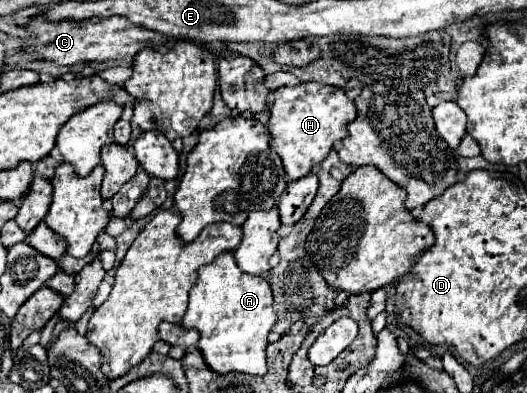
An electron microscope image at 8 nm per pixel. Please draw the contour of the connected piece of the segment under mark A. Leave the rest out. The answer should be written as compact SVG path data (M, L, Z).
M223 252L209 266L199 270L197 284L189 292L189 308L181 324L185 328L195 328L201 334L197 348L201 350L207 366L211 366L215 372L227 374L235 370L263 376L267 372L267 334L275 320L273 296L267 278L243 272L235 264L233 254Z

